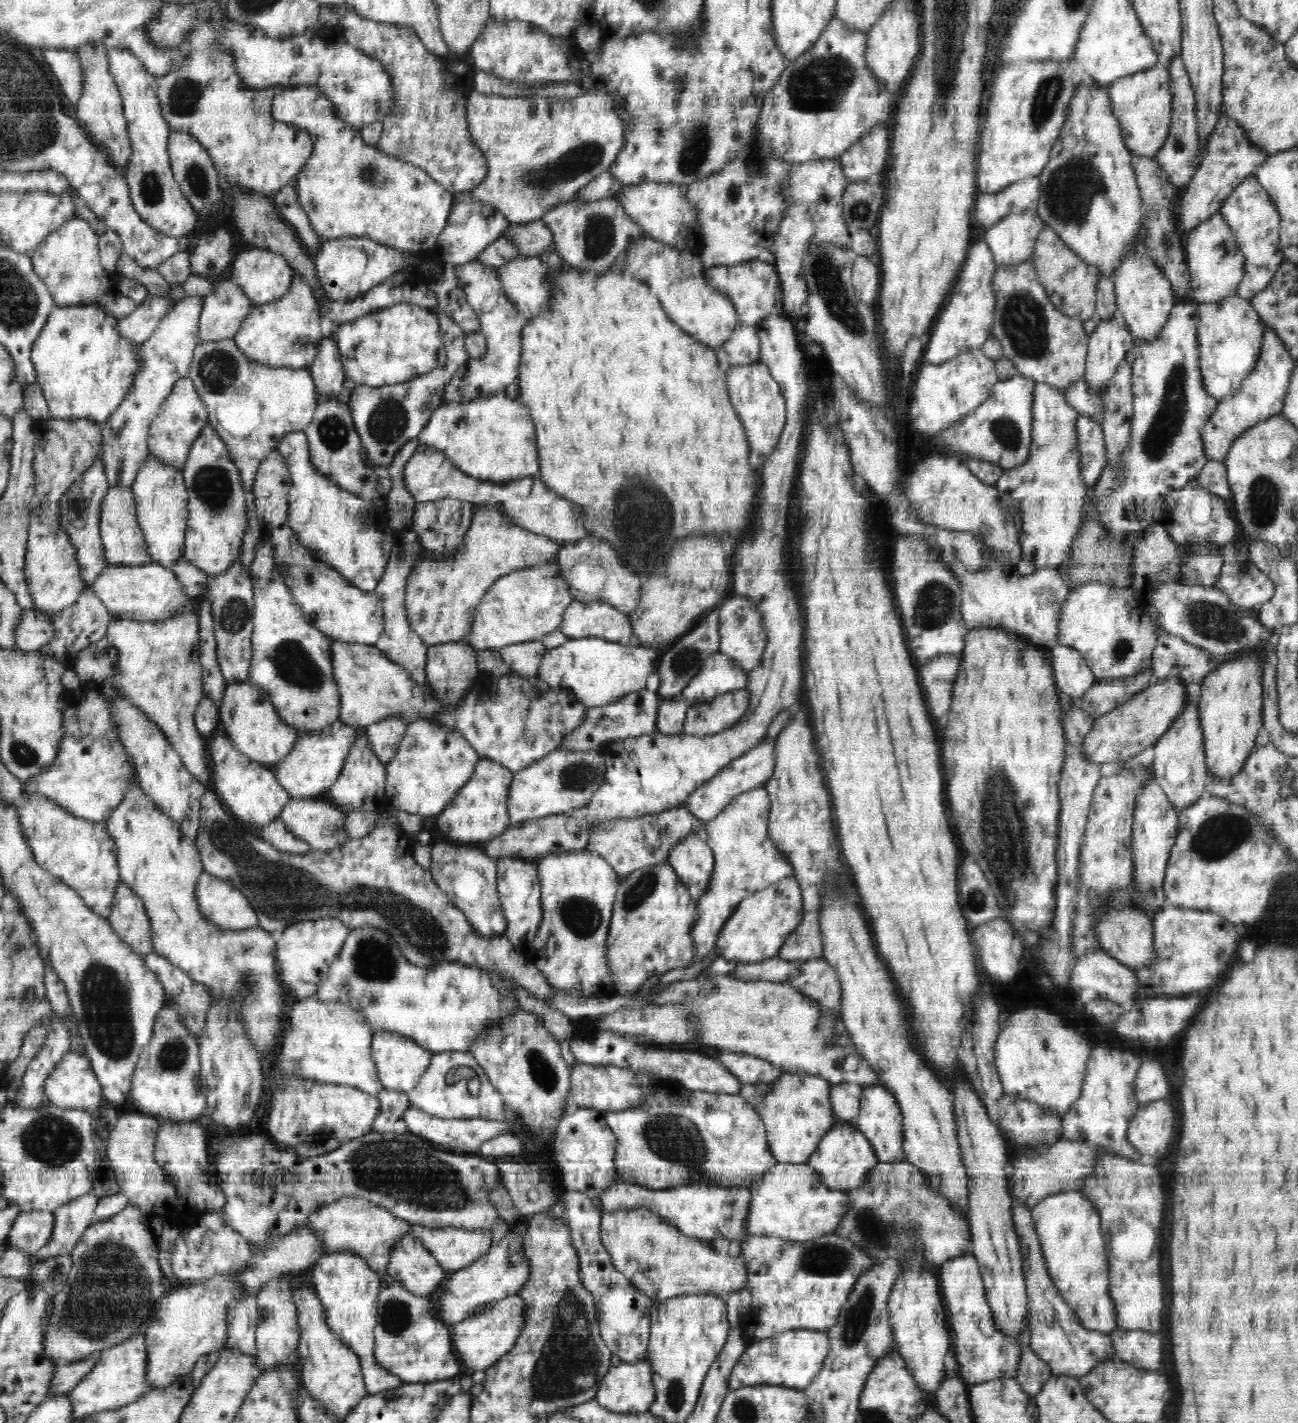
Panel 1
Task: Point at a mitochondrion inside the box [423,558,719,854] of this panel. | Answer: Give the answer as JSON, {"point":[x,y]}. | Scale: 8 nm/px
{"point":[579,776]}

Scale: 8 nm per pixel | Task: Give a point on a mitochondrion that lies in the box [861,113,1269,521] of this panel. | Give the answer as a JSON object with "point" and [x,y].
{"point":[1075,189]}

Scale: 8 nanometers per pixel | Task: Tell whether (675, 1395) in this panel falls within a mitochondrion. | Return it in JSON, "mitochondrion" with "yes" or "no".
{"mitochondrion":"yes"}

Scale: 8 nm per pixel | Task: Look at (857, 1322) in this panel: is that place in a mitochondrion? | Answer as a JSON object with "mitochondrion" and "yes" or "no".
{"mitochondrion":"yes"}

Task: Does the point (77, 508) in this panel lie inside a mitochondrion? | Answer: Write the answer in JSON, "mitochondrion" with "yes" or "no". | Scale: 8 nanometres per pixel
{"mitochondrion":"yes"}

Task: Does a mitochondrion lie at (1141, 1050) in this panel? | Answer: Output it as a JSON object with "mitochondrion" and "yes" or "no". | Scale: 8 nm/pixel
{"mitochondrion":"no"}

